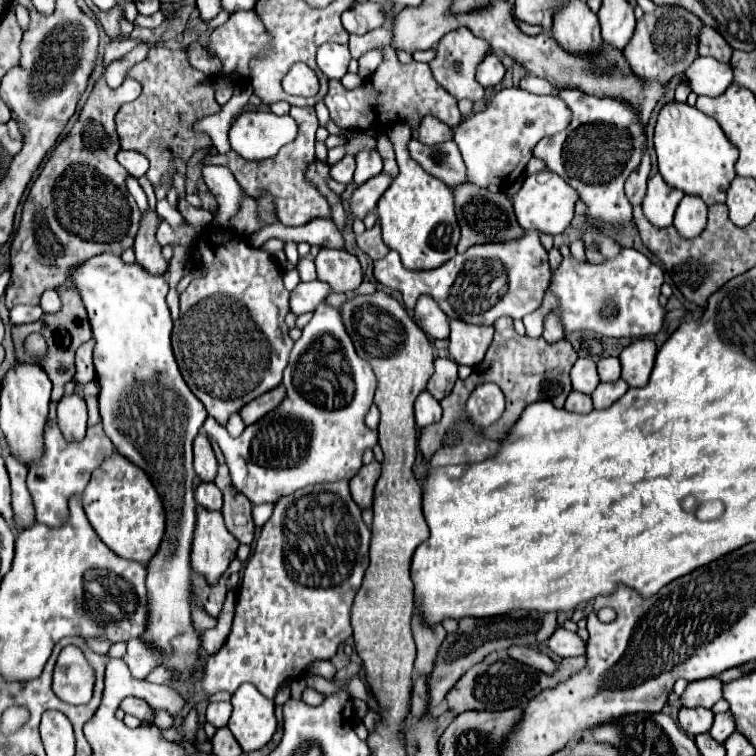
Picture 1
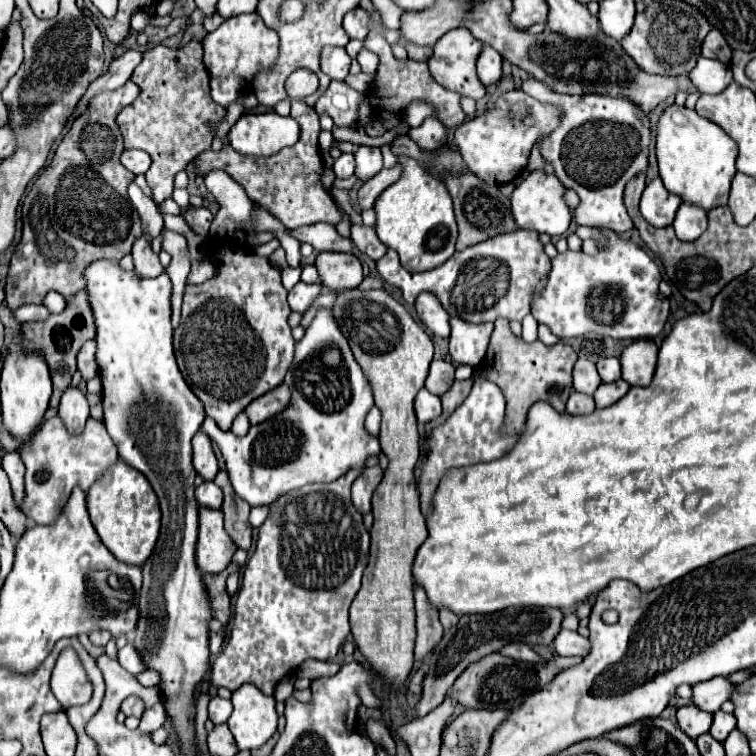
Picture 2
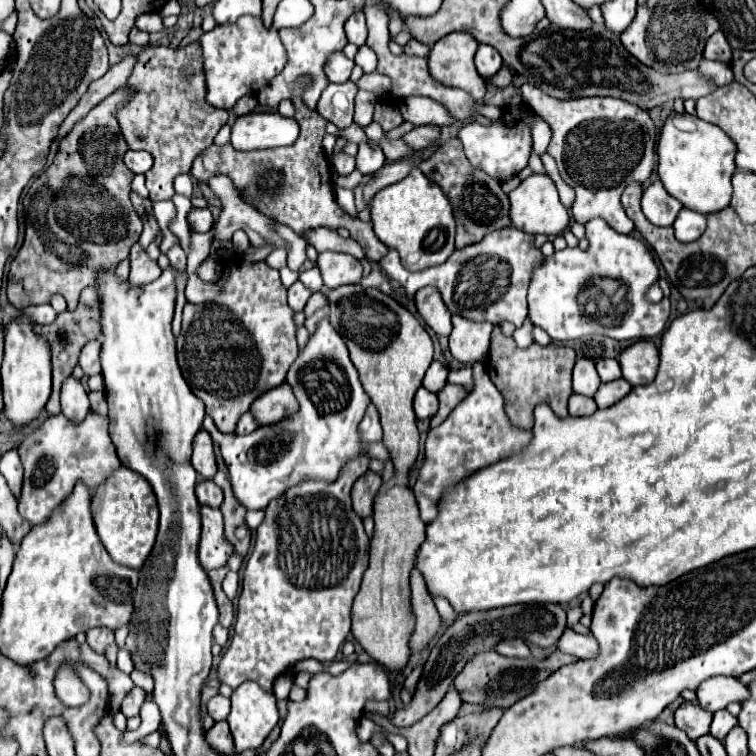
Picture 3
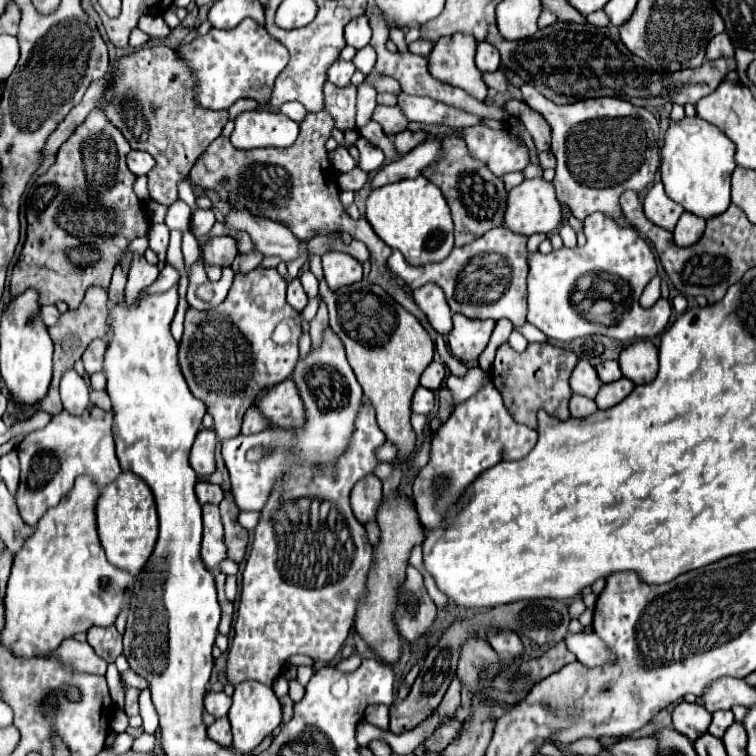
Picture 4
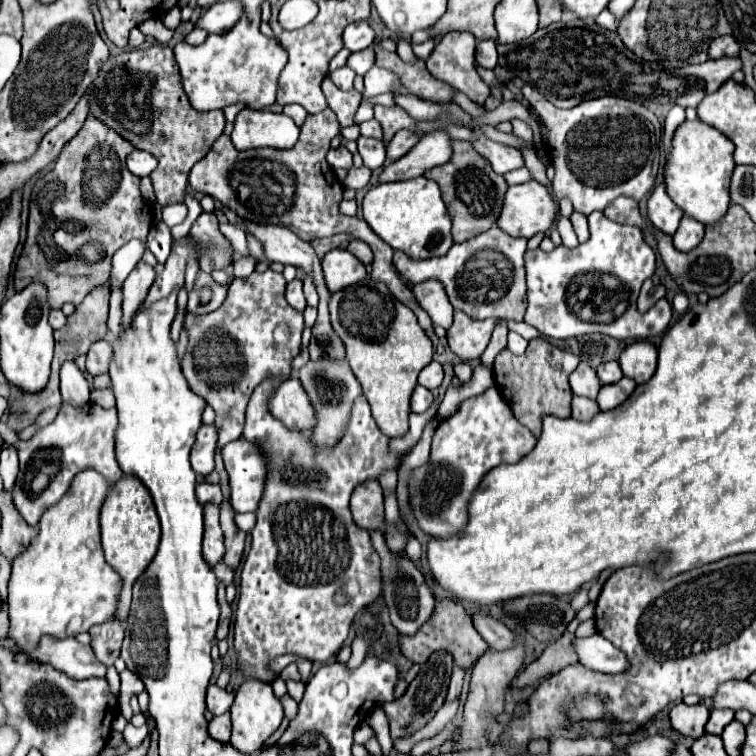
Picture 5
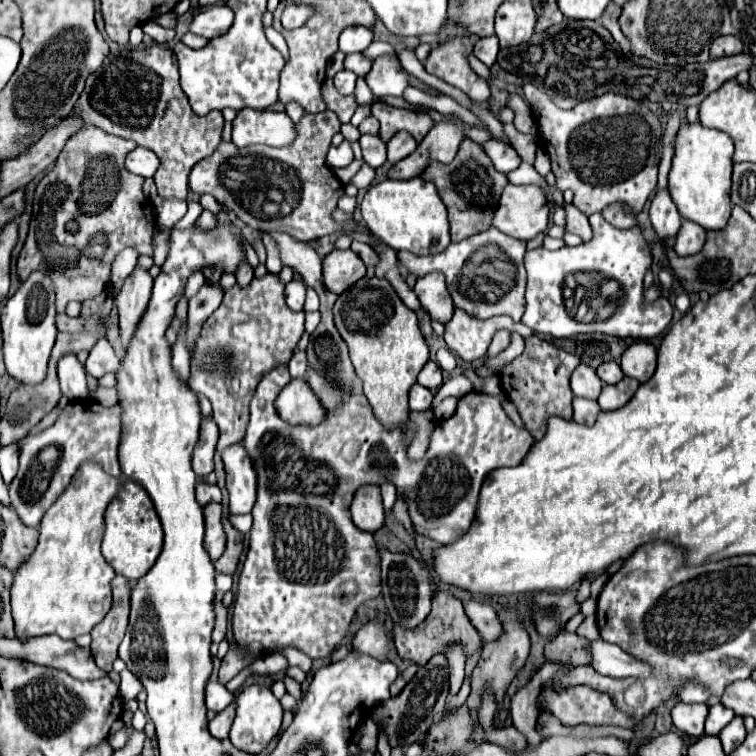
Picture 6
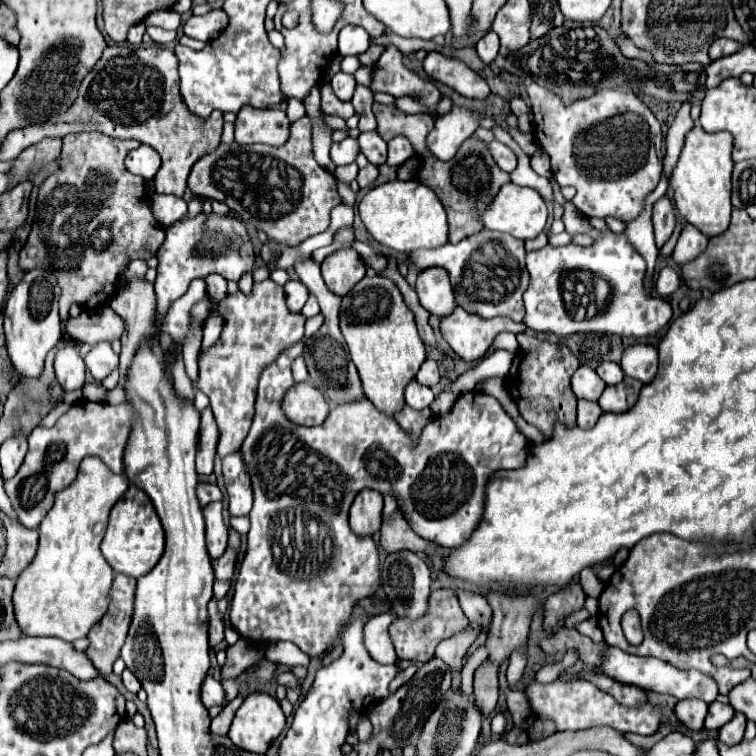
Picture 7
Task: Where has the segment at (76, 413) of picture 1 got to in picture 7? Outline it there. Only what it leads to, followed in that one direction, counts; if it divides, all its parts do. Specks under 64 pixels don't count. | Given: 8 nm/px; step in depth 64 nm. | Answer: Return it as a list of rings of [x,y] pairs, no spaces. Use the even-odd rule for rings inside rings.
[[[66,346],[56,354],[54,368],[56,368],[58,382],[66,392],[80,390],[84,386],[86,368],[84,368],[84,360],[80,358],[80,354],[74,346]]]

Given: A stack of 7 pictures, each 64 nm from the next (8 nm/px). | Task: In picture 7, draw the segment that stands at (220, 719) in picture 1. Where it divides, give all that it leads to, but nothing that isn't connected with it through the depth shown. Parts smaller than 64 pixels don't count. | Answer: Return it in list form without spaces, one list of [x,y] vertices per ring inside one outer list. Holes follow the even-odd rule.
[[[208,676],[204,680],[204,686],[202,686],[202,702],[204,702],[206,708],[224,706],[224,702],[226,702],[226,692],[224,692],[222,684],[218,680],[214,680],[212,676]]]

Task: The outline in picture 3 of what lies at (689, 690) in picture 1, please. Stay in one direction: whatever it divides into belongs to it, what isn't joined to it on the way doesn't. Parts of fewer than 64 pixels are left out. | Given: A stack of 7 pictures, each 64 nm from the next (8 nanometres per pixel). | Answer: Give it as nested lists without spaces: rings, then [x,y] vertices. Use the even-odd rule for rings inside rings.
[[[714,676],[712,680],[700,684],[696,696],[698,696],[698,704],[704,710],[716,712],[726,708],[730,702],[744,702],[748,698],[748,688],[736,678]]]

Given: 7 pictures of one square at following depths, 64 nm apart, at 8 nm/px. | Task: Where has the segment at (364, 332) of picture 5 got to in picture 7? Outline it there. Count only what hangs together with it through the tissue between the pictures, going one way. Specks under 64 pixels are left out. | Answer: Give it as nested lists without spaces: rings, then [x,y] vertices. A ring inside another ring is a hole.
[[[366,276],[366,278],[362,278],[352,288],[352,292],[348,292],[348,296],[342,296],[340,328],[342,328],[344,340],[348,344],[348,350],[350,350],[350,358],[352,358],[352,362],[358,368],[366,398],[376,408],[380,408],[386,416],[398,414],[404,408],[404,388],[416,376],[416,372],[420,370],[422,362],[426,360],[426,348],[424,348],[422,338],[418,336],[414,314],[404,304],[396,284],[392,280],[388,280],[388,278],[384,278],[384,276],[374,276],[374,278]]]

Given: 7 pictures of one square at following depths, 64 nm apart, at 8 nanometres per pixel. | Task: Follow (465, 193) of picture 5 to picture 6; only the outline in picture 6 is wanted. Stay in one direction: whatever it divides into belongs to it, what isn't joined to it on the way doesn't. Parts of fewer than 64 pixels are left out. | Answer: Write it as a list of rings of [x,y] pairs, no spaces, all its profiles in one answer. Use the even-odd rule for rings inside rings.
[[[464,140],[460,144],[458,154],[450,164],[434,162],[420,174],[420,178],[434,182],[438,186],[438,194],[448,208],[452,242],[460,242],[472,234],[478,234],[478,232],[484,232],[490,228],[492,212],[496,212],[500,192],[508,184],[506,174],[496,172],[492,162],[488,160],[486,152],[482,150],[482,146],[472,140]]]

